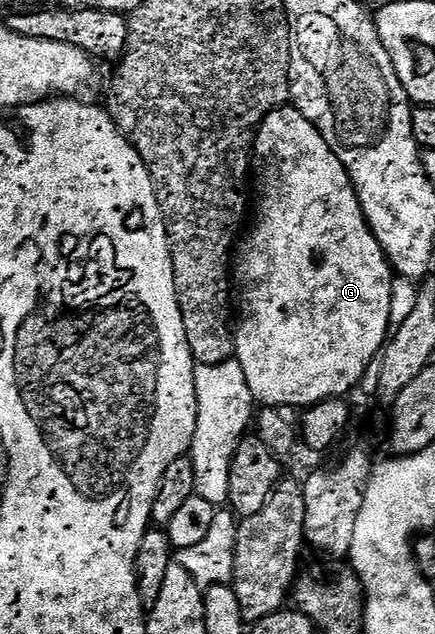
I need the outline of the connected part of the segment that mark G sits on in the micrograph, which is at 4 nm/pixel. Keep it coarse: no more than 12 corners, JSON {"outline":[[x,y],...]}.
{"outline":[[291,104],[254,134],[234,360],[261,406],[357,388],[394,277]]}

